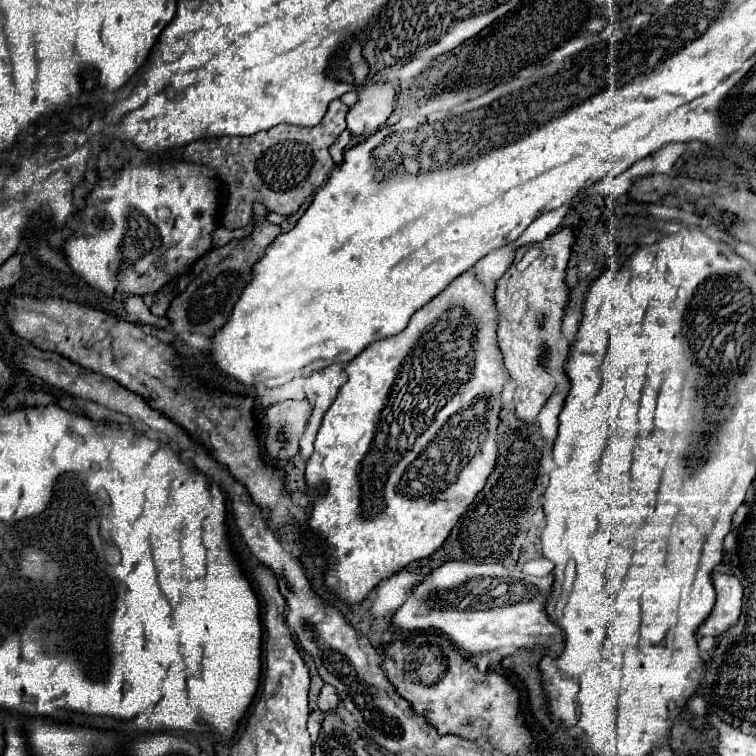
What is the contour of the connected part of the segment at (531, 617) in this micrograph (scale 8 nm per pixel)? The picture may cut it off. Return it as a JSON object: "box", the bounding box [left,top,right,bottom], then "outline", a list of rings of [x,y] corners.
{"box":[391,562,563,656],"outline":[[[445,562],[435,568],[419,586],[415,586],[405,600],[403,606],[391,618],[393,628],[399,632],[415,632],[415,630],[433,630],[443,634],[459,652],[465,656],[483,654],[499,648],[531,648],[533,644],[541,646],[563,646],[563,632],[555,626],[543,612],[543,606],[551,592],[551,574],[537,578],[527,576],[521,570],[505,568],[501,564],[475,564],[475,562]]]}

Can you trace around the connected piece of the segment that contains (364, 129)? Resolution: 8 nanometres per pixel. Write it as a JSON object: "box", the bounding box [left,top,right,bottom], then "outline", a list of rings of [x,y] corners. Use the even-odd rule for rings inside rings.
{"box":[347,82,395,136],"outline":[[[377,82],[359,92],[357,104],[347,112],[347,128],[351,134],[369,136],[389,118],[395,106],[395,90],[387,82]]]}

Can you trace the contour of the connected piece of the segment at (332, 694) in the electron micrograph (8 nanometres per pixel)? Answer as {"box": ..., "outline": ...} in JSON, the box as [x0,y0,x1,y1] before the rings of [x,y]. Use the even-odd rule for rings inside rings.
{"box":[319,686,339,712],"outline":[[[323,686],[321,694],[319,694],[319,708],[323,712],[331,712],[335,710],[339,704],[339,696],[337,696],[337,690],[333,686]]]}

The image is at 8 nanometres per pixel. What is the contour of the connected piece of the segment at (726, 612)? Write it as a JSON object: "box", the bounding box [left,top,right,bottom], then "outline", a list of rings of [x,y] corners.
{"box":[701,574,743,636],"outline":[[[713,574],[713,584],[717,590],[717,602],[709,618],[701,624],[701,636],[719,636],[729,630],[731,624],[737,624],[743,606],[743,588],[737,576],[731,574]]]}

